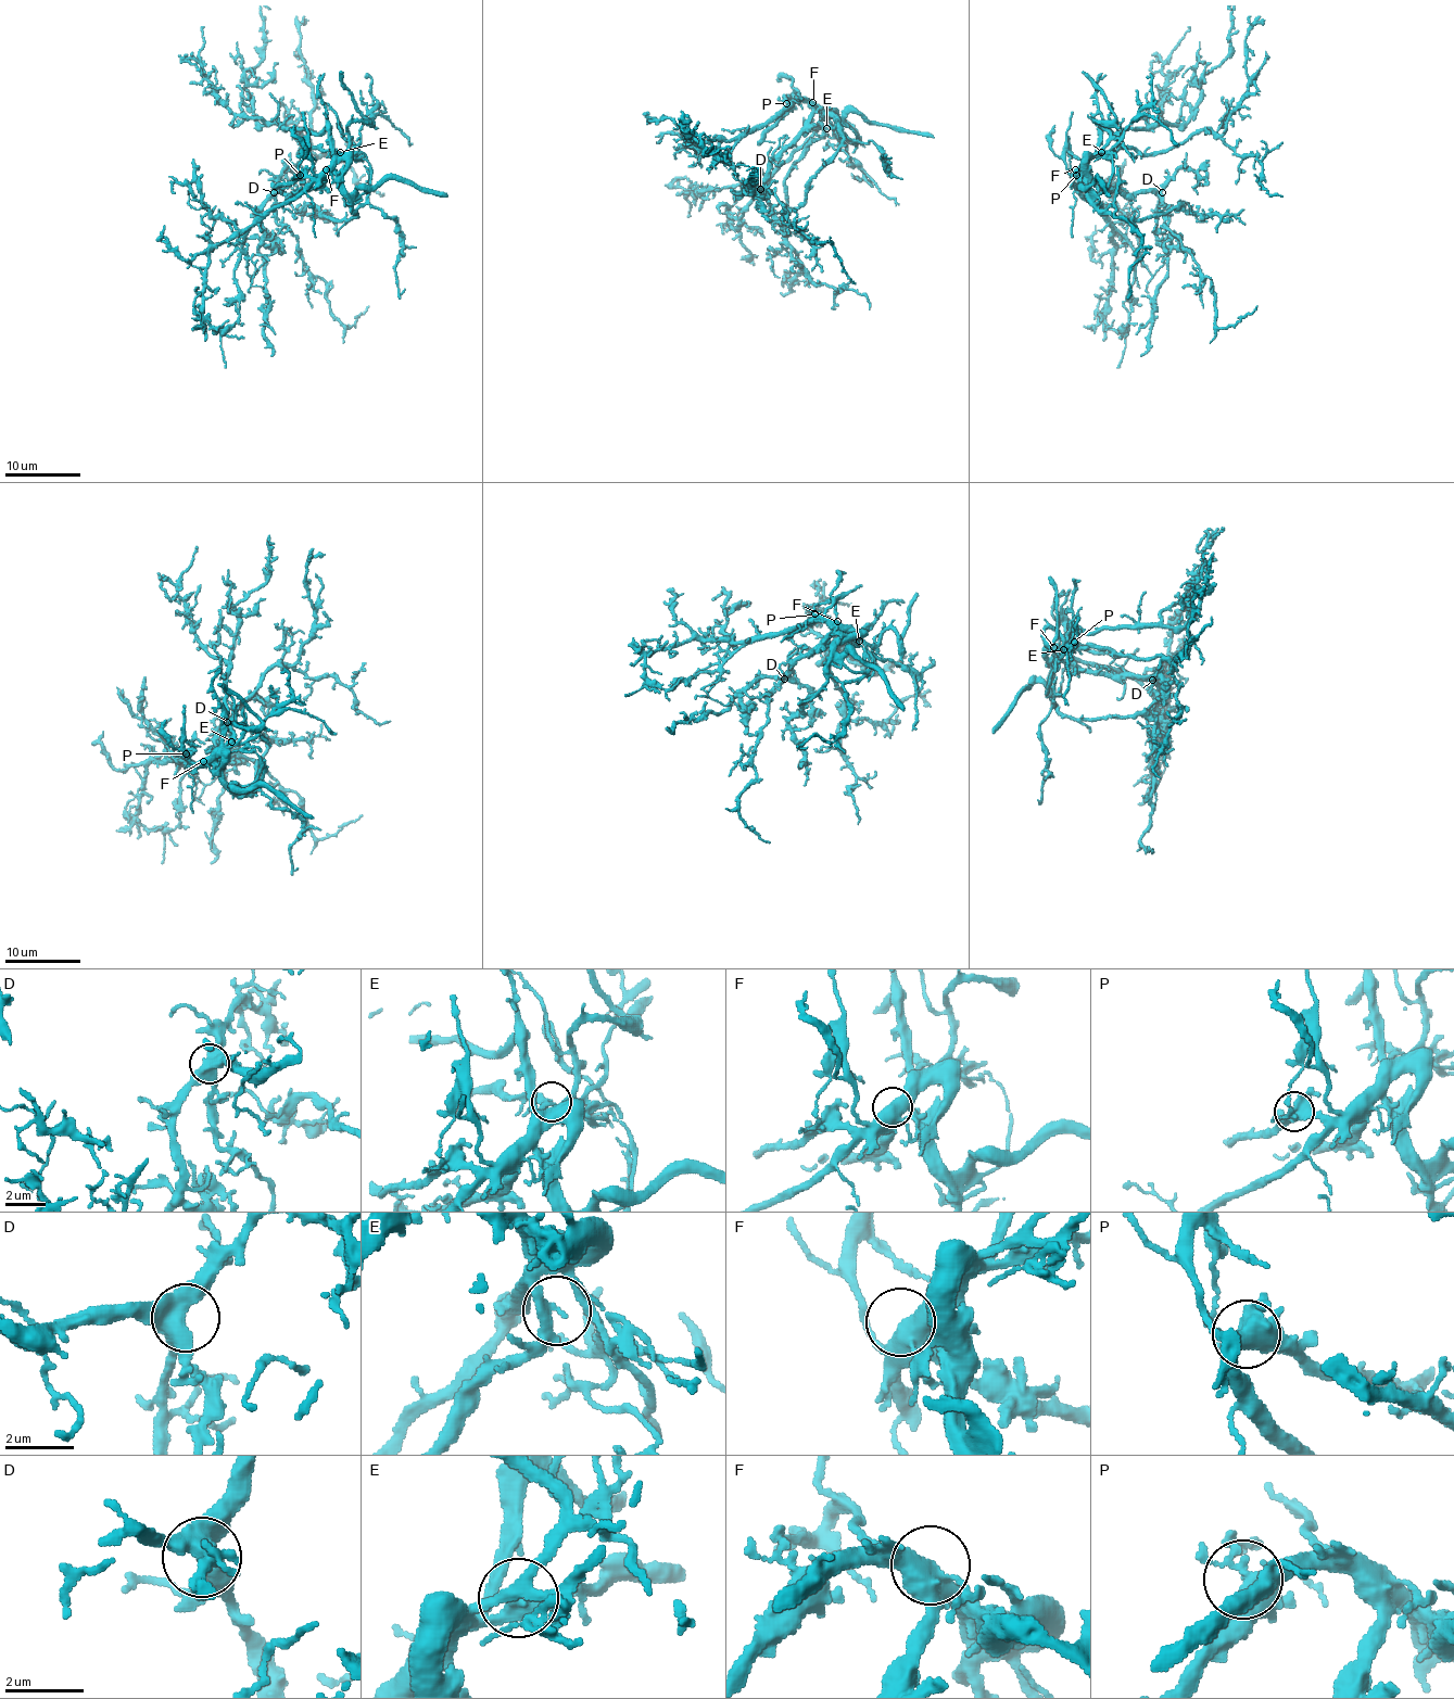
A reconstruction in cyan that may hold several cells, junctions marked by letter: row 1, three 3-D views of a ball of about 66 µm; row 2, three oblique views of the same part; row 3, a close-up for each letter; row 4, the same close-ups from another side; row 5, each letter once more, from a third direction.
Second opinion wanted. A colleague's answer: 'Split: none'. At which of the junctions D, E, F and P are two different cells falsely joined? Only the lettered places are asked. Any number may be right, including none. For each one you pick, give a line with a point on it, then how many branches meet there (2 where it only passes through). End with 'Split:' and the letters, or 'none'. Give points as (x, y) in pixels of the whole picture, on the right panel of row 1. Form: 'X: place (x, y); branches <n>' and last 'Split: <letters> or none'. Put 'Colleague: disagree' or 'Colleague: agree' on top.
Colleague: agree
Split: none

